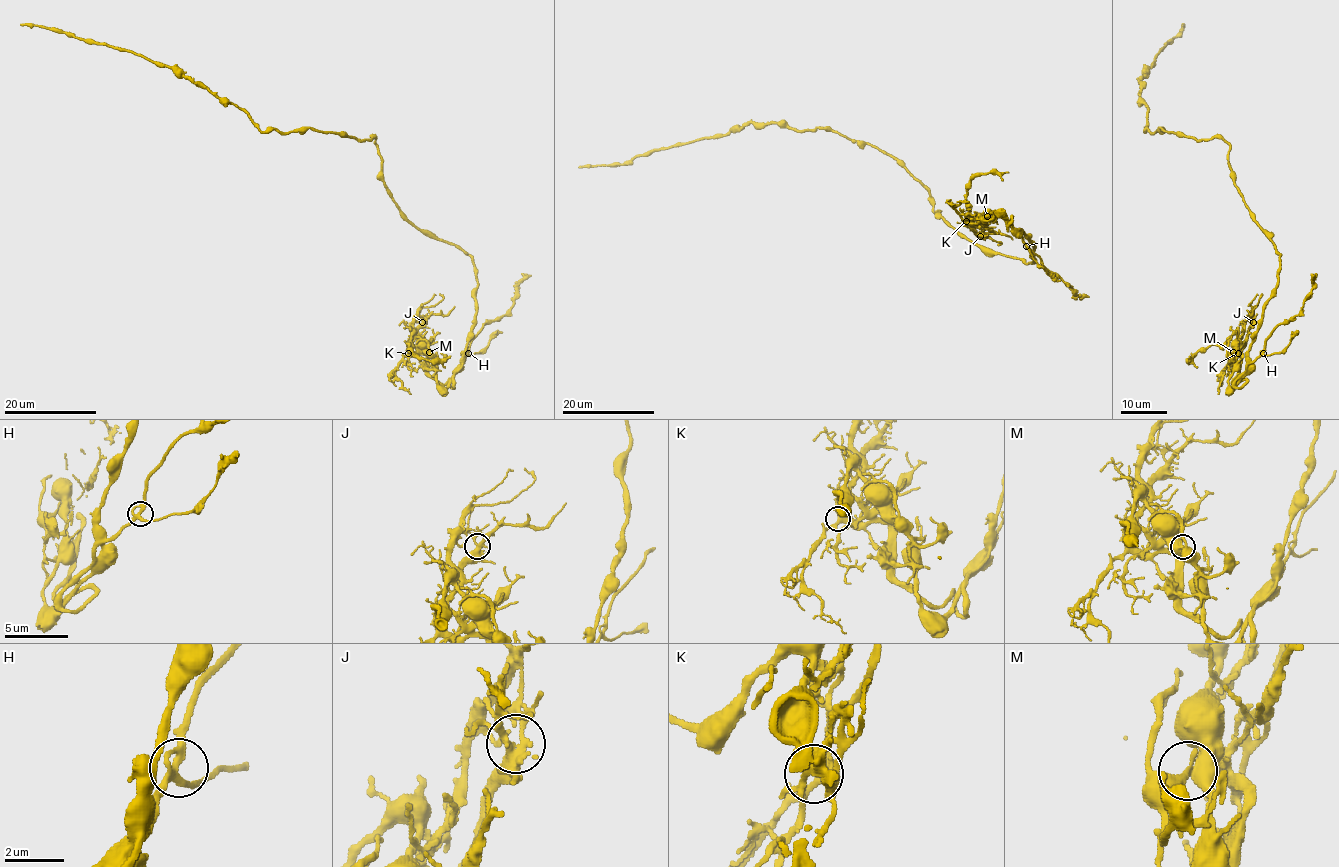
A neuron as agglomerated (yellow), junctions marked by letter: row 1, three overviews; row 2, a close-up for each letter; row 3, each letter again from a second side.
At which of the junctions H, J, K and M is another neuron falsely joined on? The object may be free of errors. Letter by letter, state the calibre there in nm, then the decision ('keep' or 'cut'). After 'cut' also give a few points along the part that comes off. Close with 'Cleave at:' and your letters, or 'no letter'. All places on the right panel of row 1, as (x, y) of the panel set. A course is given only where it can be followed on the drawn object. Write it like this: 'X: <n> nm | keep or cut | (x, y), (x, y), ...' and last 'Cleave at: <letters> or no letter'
H: 240 nm | keep
J: 320 nm | keep
K: 300 nm | keep
M: 360 nm | cut | (1233, 352), (1232, 381), (1246, 380), (1238, 387), (1265, 339), (1300, 313), (1313, 275)
Cleave at: M

